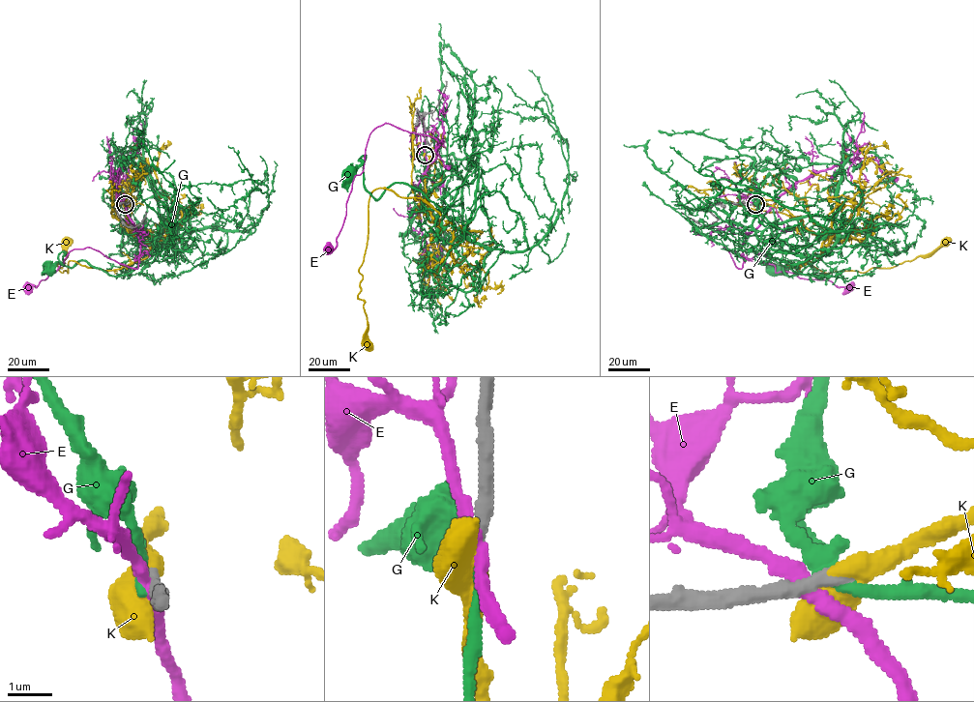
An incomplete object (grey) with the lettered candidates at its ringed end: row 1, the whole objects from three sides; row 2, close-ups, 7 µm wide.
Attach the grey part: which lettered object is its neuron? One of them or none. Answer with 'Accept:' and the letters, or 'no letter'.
Accept: K

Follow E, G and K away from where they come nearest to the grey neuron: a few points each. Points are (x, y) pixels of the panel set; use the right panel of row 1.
E: (753, 204), (762, 220), (747, 236), (743, 267), (736, 267), (723, 247), (771, 264), (776, 272), (850, 287)
G: (754, 204), (773, 210), (770, 239), (808, 217), (836, 233), (790, 276), (797, 260), (756, 251), (772, 272)
K: (755, 203), (777, 200), (826, 238), (818, 257), (798, 270), (788, 263), (825, 273), (892, 268), (946, 241)

